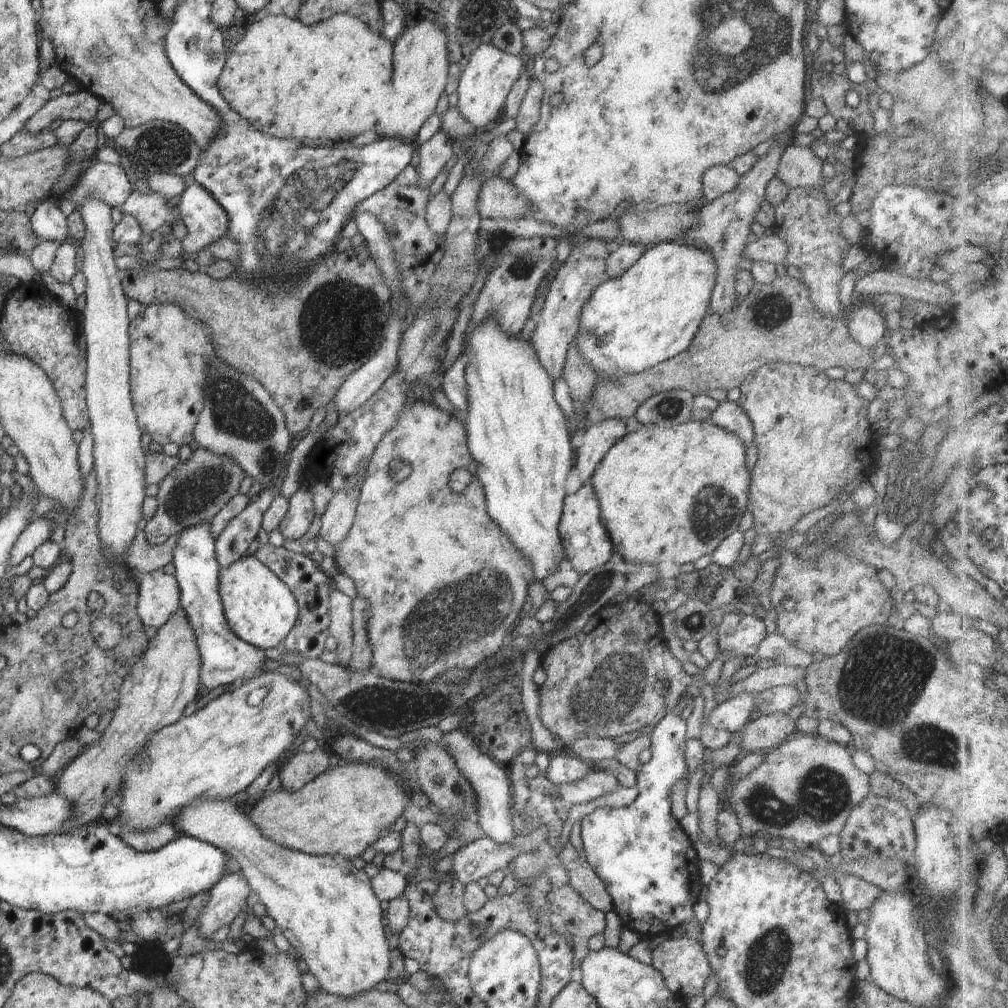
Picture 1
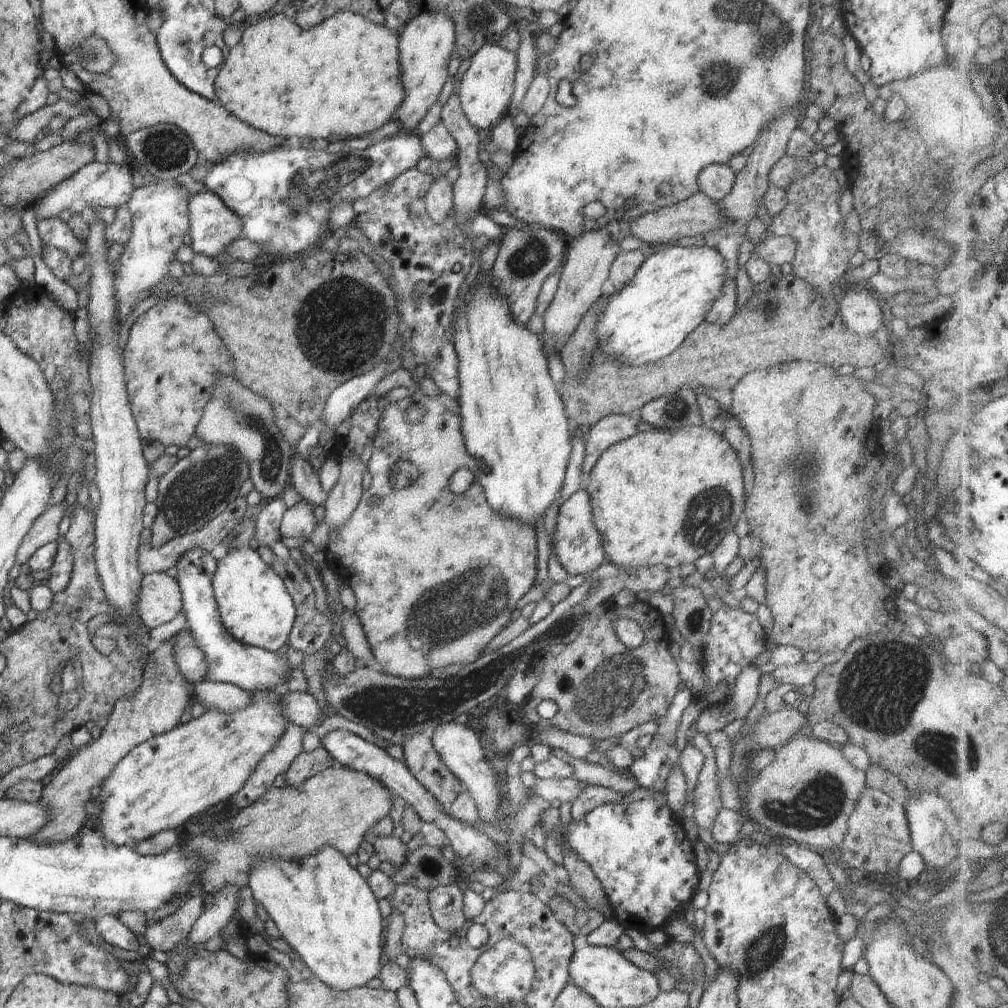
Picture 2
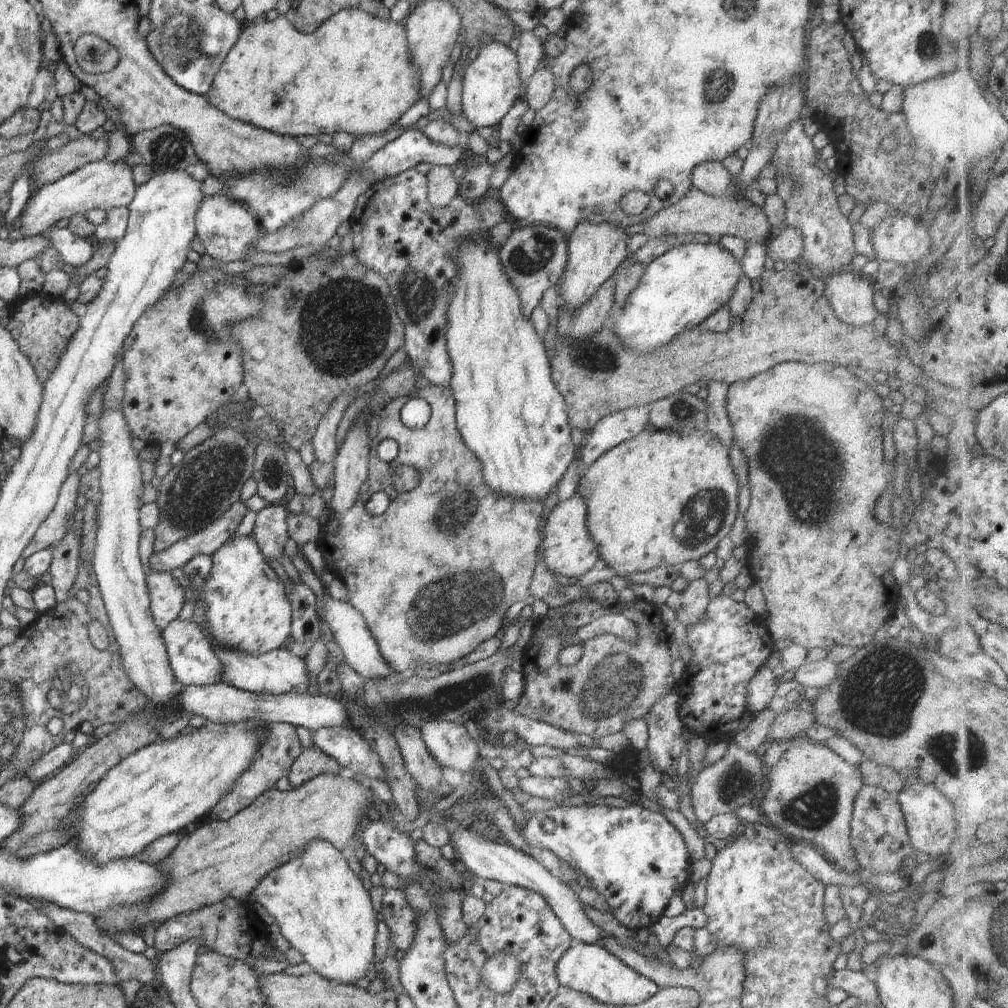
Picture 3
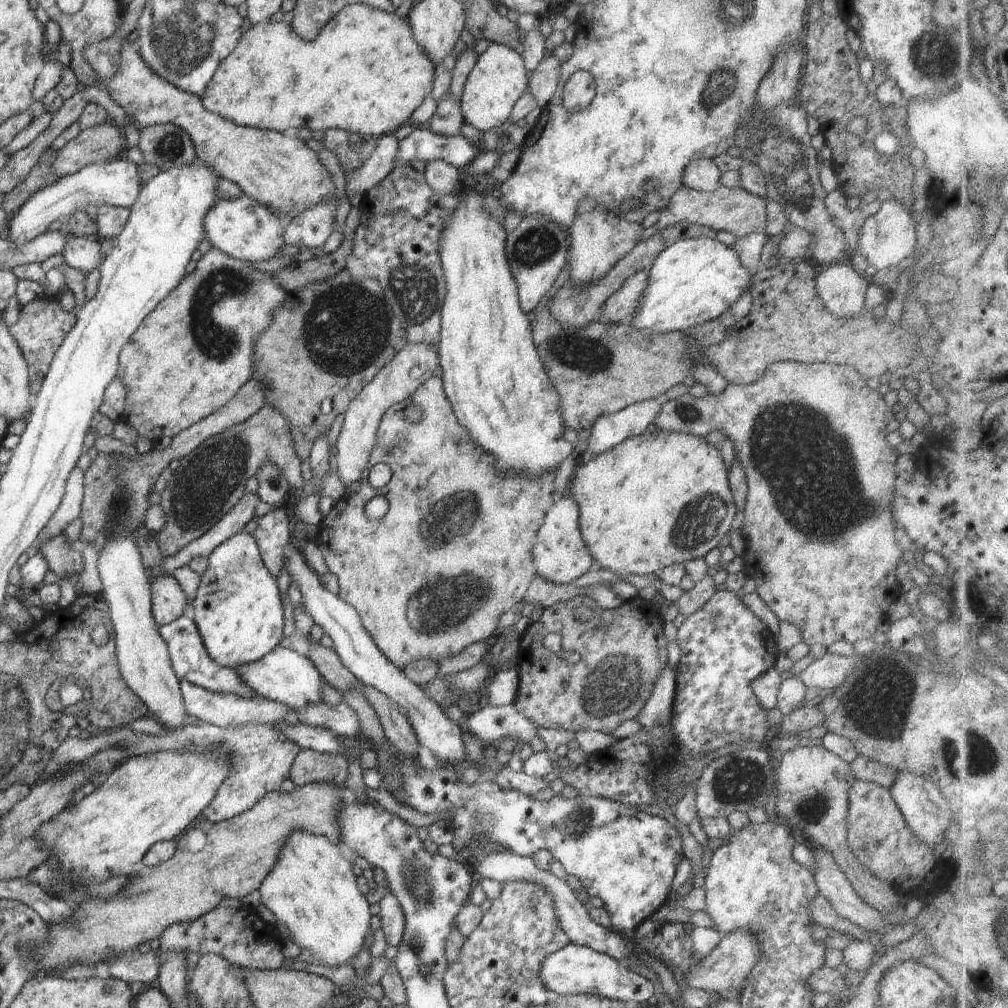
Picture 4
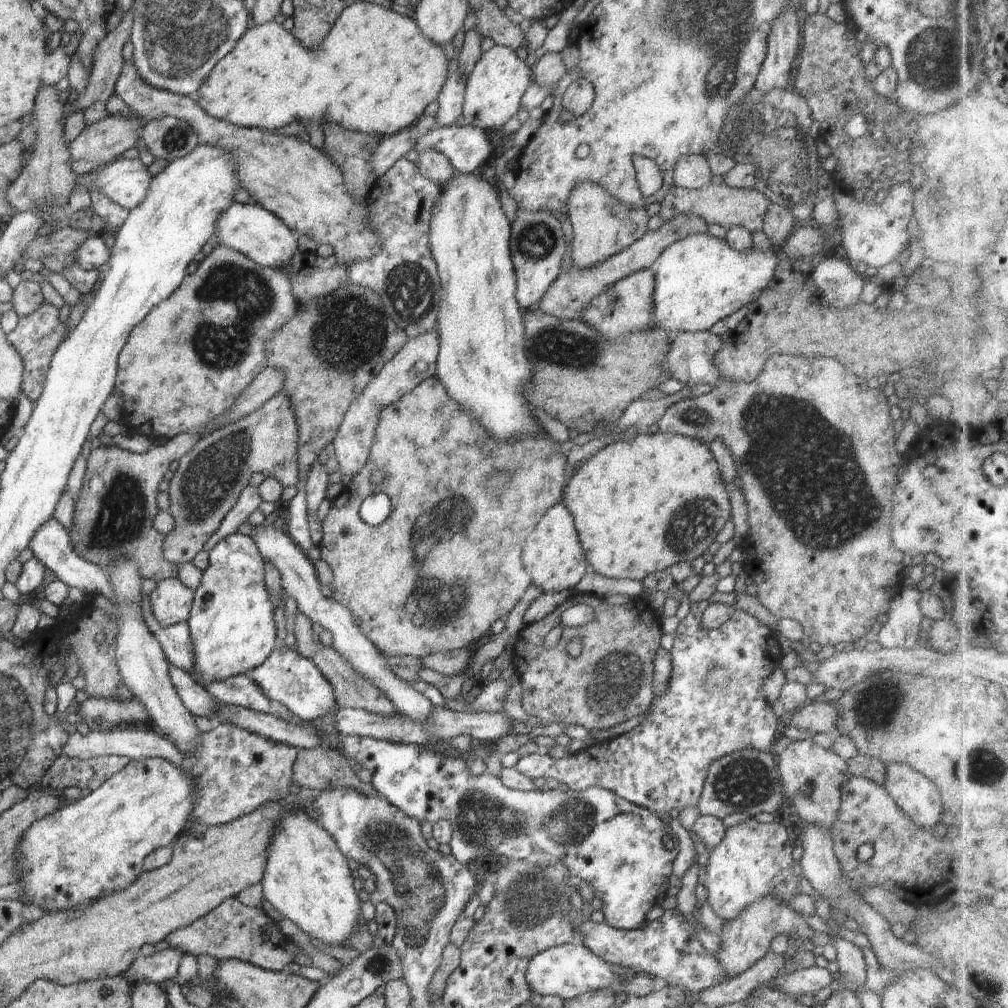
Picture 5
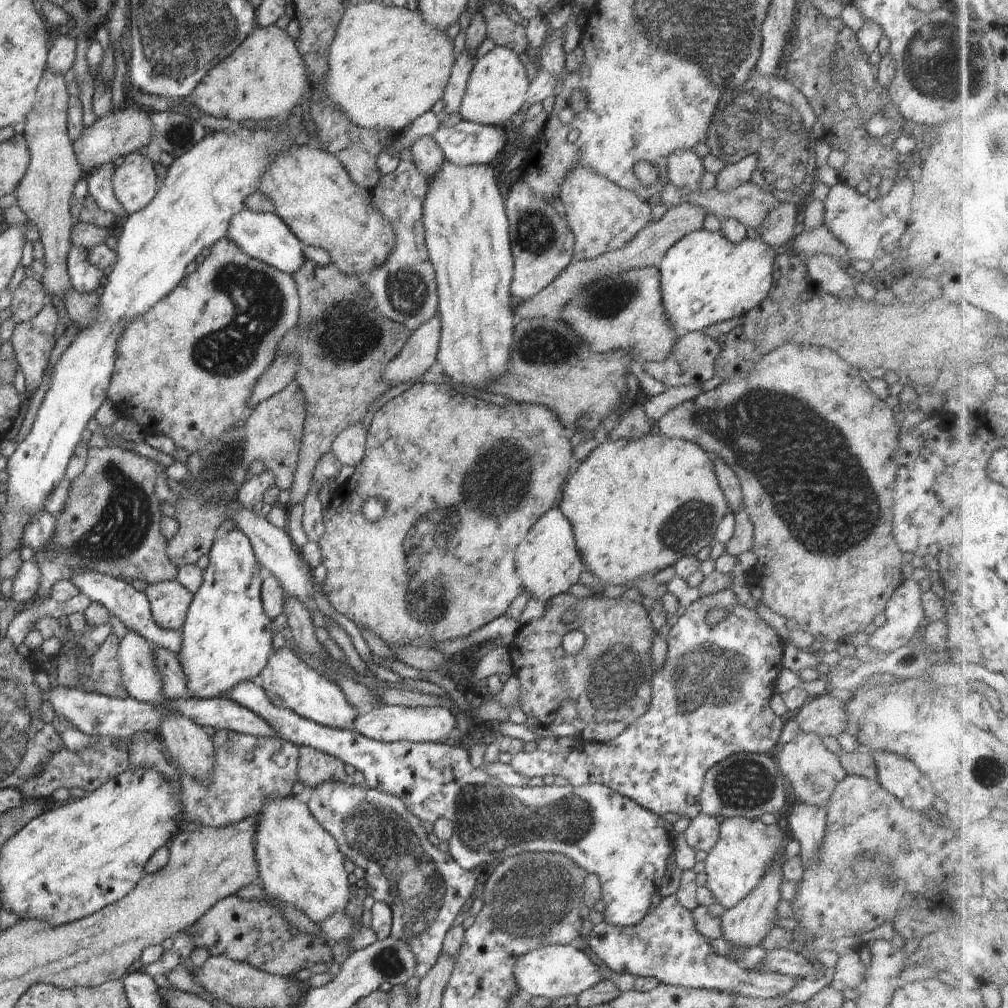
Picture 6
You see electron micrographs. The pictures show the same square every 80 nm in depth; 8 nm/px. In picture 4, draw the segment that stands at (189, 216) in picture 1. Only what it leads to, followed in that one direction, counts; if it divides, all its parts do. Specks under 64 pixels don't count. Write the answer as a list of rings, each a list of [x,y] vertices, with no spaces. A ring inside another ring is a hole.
[[[247,195],[234,200],[216,200],[204,216],[204,236],[212,248],[240,261],[270,260],[285,245],[281,217]]]

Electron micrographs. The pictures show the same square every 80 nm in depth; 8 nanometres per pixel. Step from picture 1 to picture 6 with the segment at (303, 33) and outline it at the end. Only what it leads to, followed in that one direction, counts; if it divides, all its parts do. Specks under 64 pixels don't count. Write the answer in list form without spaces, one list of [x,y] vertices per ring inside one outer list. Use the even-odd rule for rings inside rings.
[[[363,2],[348,7],[339,25],[329,50],[328,82],[325,92],[360,128],[384,129],[394,134],[410,127],[419,116],[443,99],[443,94],[453,64],[455,63],[453,42],[436,25],[426,22],[419,10],[384,5],[381,2]],[[274,24],[266,28],[256,26],[232,54],[224,57],[208,71],[188,98],[194,107],[214,118],[230,118],[236,124],[243,120],[254,120],[260,124],[276,124],[281,119],[288,118],[294,106],[302,105],[305,92],[310,94],[312,88],[306,78],[304,63],[295,41],[285,30]]]

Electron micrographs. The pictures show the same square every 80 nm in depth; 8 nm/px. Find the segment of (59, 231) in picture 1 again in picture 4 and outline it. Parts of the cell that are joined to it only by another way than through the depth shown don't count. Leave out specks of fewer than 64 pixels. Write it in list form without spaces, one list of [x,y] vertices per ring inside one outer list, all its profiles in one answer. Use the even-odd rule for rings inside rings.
[[[66,235],[66,244],[62,250],[65,265],[84,272],[84,275],[100,267],[104,259],[100,242],[98,237]]]

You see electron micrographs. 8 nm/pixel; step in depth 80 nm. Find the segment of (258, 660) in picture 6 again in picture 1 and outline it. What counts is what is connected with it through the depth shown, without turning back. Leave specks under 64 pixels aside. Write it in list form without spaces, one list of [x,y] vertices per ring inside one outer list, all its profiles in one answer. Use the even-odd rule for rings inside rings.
[[[251,552],[220,569],[218,582],[223,613],[232,632],[263,651],[282,646],[283,640],[295,627],[299,611],[288,585]]]

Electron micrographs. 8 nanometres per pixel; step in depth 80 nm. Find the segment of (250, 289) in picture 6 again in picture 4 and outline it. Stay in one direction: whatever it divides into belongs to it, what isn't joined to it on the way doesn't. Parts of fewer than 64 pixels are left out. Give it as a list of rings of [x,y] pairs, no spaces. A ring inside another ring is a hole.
[[[212,248],[207,254],[204,254],[198,266],[192,274],[186,275],[185,278],[140,322],[140,326],[119,354],[119,366],[116,376],[118,380],[124,384],[126,389],[126,407],[121,416],[120,422],[129,424],[134,431],[138,433],[138,437],[146,438],[153,444],[160,442],[164,437],[178,436],[180,432],[190,428],[194,424],[205,420],[208,416],[216,413],[222,406],[225,406],[241,389],[246,382],[249,382],[254,375],[254,342],[256,338],[272,324],[272,316],[282,308],[284,300],[286,300],[286,291],[280,288],[280,284],[270,276],[270,274],[254,270],[248,261],[236,260],[226,256],[224,252]]]

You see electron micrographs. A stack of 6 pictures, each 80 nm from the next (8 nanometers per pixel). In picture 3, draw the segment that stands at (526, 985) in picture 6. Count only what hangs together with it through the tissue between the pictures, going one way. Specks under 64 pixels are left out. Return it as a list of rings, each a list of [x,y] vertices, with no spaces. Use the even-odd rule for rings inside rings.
[[[578,943],[572,946],[560,962],[556,962],[556,976],[561,986],[588,994],[597,1002],[608,1006],[636,1006],[655,996],[660,988],[650,978],[638,974],[616,958],[606,948],[596,944]]]

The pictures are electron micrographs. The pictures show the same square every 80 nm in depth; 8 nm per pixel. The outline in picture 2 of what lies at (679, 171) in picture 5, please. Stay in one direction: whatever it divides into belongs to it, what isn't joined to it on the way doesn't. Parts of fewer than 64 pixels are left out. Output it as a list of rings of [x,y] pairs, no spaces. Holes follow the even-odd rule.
[[[726,163],[705,166],[698,173],[698,186],[708,198],[721,201],[735,183],[736,173]]]

